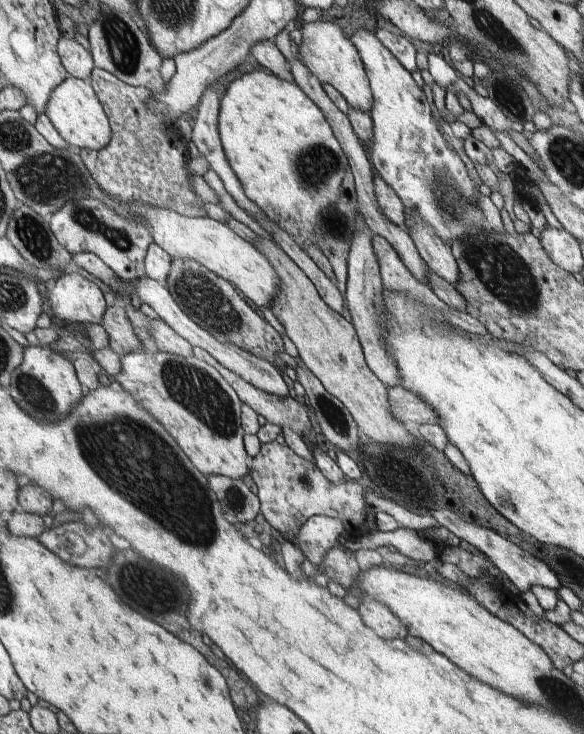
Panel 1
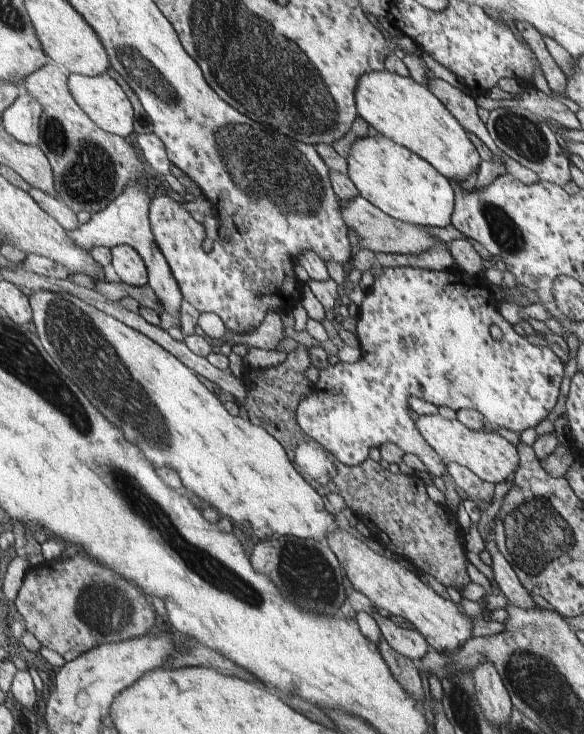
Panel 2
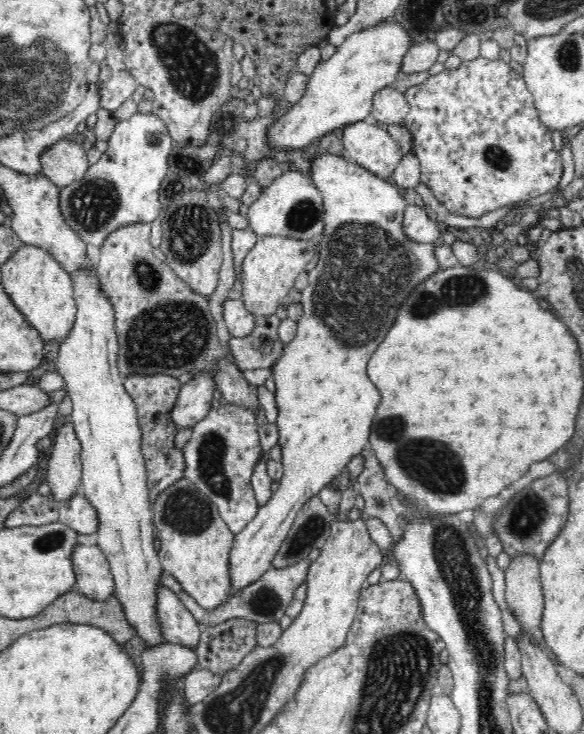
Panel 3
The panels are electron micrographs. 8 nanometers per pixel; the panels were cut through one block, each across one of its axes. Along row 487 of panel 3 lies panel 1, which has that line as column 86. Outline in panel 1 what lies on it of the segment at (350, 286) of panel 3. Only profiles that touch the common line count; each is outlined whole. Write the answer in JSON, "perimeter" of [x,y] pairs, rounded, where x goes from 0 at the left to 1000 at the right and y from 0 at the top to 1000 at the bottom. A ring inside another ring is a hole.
{"perimeter":[[[132,371],[110,372],[80,388],[89,428],[120,441],[178,439],[182,411],[171,392]]]}

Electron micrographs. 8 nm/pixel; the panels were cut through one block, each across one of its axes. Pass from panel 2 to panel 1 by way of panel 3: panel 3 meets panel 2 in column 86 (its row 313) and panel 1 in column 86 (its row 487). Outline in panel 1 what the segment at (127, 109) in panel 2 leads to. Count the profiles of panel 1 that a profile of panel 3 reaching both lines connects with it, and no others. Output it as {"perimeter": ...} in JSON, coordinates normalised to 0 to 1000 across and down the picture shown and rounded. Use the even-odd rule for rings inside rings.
{"perimeter":[[[128,105],[113,108],[86,131],[77,155],[103,185],[123,200],[176,204],[188,195],[188,165],[158,113]]]}

